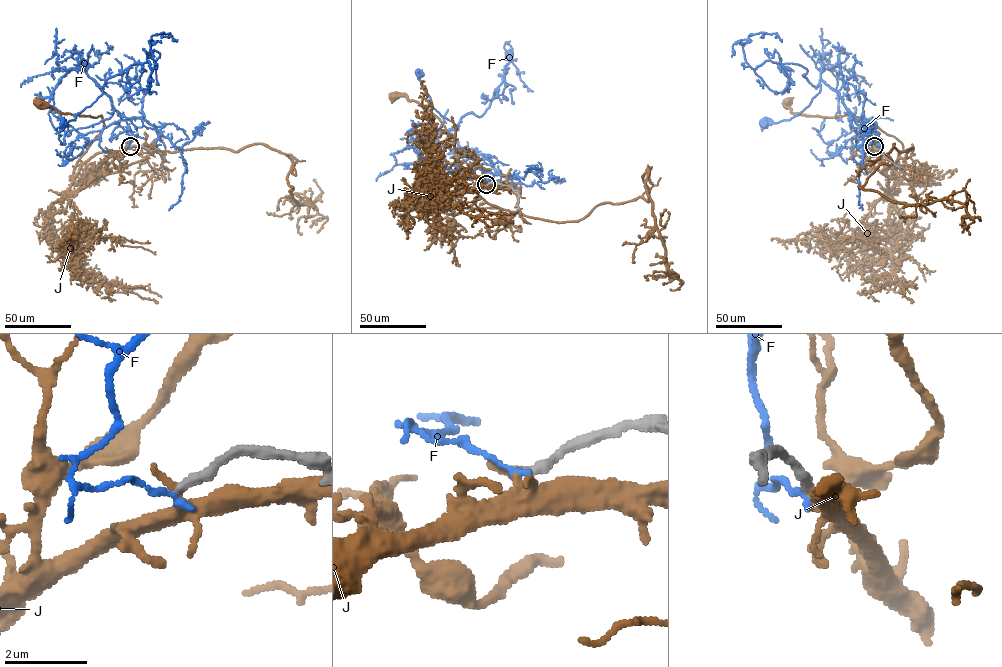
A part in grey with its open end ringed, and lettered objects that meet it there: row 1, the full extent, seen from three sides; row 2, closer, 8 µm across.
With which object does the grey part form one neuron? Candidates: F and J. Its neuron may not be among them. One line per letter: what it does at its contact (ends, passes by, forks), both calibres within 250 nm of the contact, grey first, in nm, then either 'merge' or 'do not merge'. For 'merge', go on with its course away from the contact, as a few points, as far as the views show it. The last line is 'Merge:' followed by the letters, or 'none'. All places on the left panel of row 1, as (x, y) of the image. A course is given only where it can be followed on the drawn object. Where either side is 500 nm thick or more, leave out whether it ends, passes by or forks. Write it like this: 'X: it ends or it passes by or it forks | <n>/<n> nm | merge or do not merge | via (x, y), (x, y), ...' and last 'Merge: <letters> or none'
F: it ends | 220/140 nm | do not merge
J: it passes by | 240/200 nm | do not merge
Merge: none

